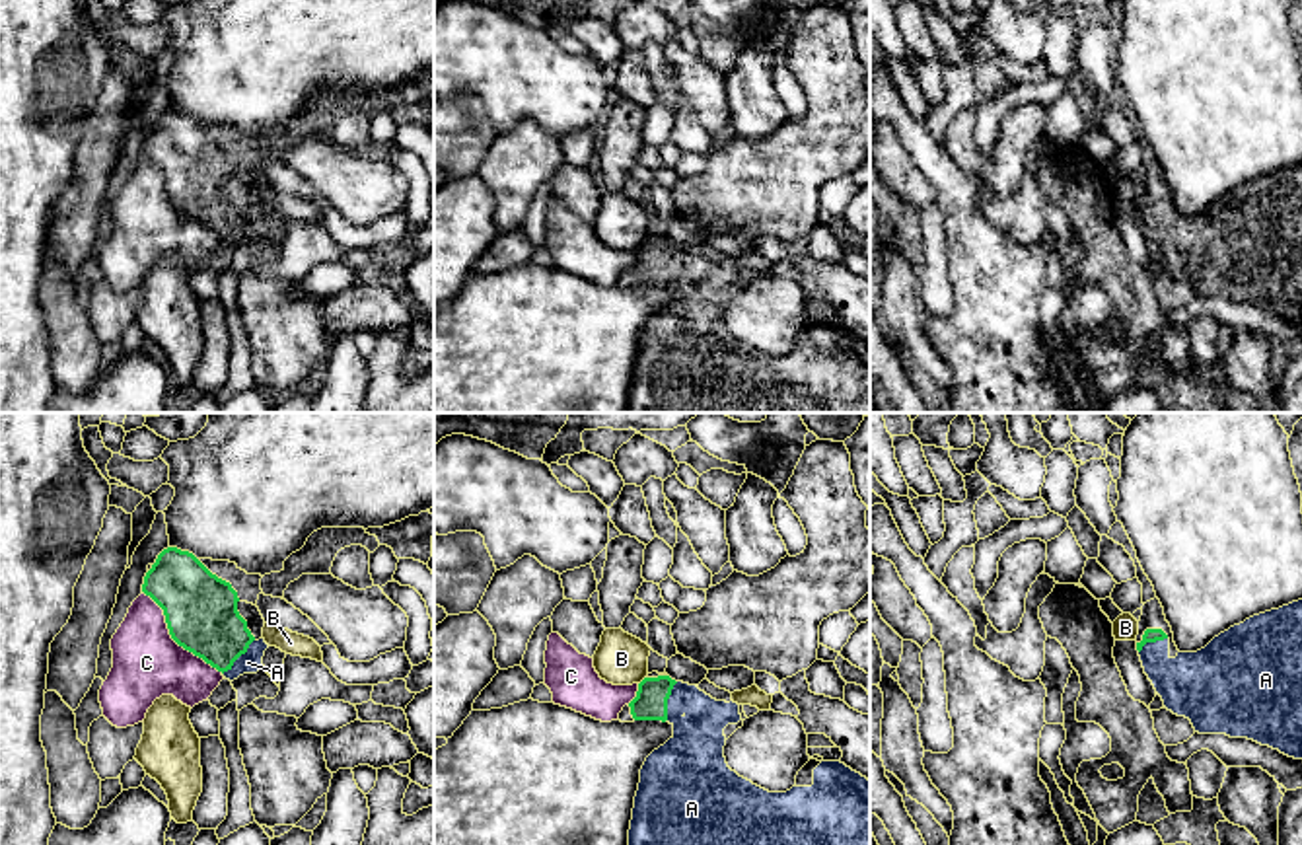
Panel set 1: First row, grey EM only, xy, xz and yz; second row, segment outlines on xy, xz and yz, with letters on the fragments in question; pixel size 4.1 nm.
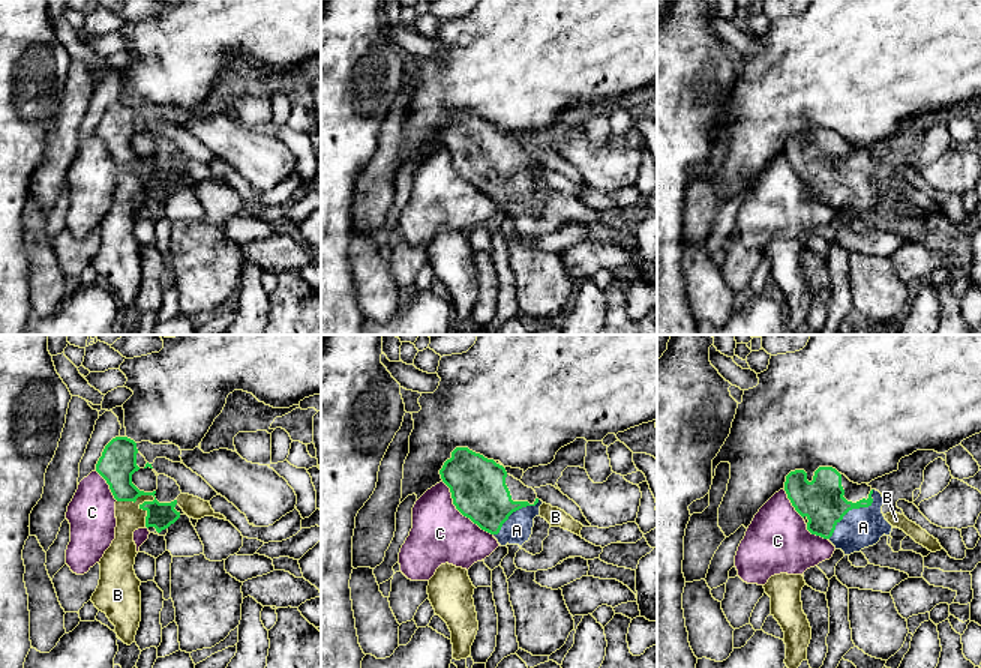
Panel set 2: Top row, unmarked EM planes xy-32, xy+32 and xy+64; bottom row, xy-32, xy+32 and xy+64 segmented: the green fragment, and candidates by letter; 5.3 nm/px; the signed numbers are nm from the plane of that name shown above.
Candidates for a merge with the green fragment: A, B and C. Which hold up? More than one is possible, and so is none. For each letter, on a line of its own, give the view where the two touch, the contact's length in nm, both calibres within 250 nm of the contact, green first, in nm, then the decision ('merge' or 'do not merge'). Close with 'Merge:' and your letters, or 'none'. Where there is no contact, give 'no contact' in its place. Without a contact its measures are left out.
A: contact in xy; length 200 nm; calibres 300 and 90 nm; merge
B: contact in xz; length 50 nm; calibres 140 and 220 nm; do not merge
C: contact in xy; length 480 nm; calibres 300 and 280 nm; do not merge
Merge: A

